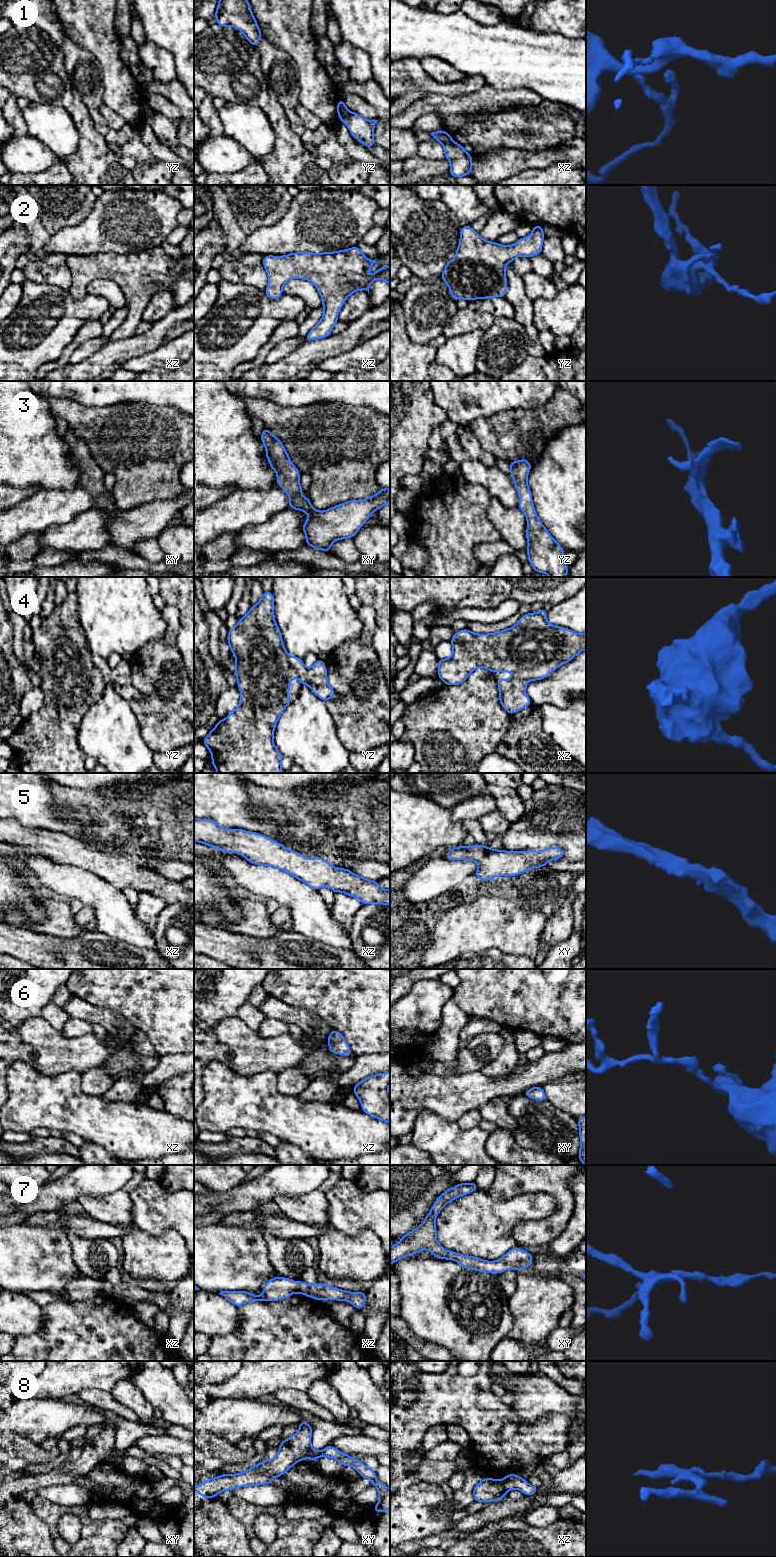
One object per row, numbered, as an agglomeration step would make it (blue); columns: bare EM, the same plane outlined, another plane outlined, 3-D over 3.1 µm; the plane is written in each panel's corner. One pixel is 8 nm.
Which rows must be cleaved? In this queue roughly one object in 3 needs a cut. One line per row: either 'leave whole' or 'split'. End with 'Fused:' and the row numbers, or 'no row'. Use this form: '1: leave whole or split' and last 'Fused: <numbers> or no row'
1: split
2: leave whole
3: leave whole
4: leave whole
5: leave whole
6: leave whole
7: leave whole
8: split
Fused: 1, 8

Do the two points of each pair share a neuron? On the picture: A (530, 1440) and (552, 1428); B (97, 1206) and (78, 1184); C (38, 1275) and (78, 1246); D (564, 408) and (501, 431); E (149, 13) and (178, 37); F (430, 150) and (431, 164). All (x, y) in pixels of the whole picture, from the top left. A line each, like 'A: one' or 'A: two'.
A: one
B: two
C: two
D: one
E: one
F: two

